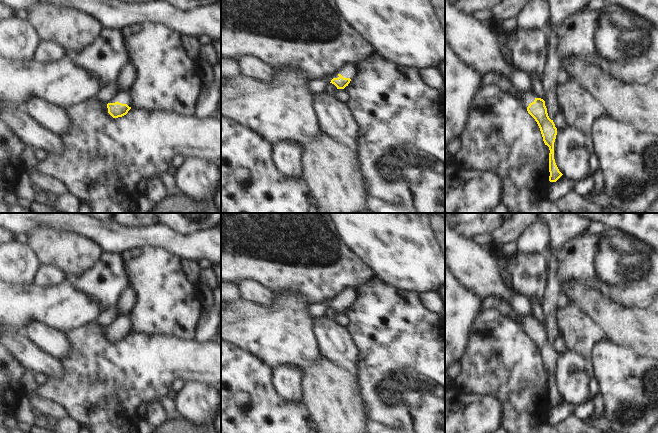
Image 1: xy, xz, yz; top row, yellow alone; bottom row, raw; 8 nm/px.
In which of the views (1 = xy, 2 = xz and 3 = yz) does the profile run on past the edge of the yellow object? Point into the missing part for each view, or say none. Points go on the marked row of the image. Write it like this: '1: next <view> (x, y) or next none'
1: next xy (123, 97)
2: next xz (349, 70)
3: next yz (527, 98)

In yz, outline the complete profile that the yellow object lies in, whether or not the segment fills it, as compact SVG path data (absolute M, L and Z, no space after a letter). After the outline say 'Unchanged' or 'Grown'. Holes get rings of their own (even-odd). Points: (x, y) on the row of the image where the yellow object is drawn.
M520 93L527 107L528 113L537 122L545 145L549 147L549 181L556 182L563 174L559 171L554 159L554 142L557 135L557 128L553 120L547 113L545 101L541 98L535 98L529 94Z. Grown.

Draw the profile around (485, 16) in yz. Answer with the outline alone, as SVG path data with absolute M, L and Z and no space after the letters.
M492 9L476 11L474 12L473 16L482 23L491 23L493 19Z

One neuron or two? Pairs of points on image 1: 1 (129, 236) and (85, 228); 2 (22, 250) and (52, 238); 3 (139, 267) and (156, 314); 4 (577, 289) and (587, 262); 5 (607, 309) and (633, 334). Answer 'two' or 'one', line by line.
1: one
2: two
3: one
4: two
5: one

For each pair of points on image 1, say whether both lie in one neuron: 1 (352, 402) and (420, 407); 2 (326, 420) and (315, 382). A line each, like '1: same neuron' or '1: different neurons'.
1: different neurons
2: same neuron

